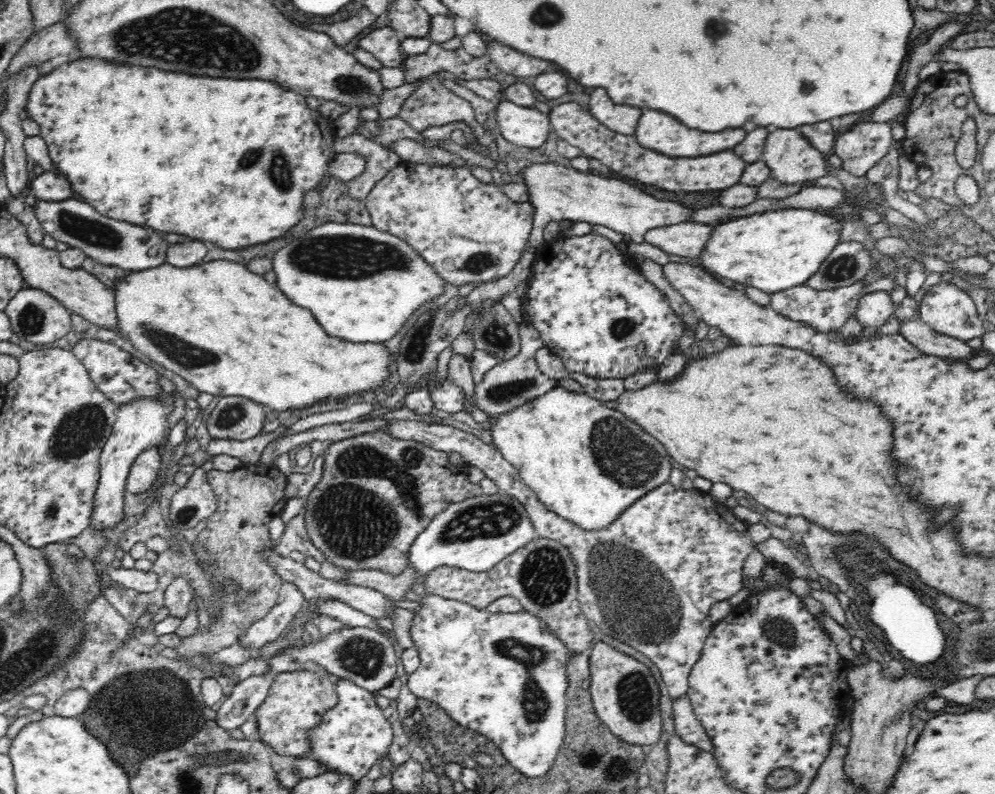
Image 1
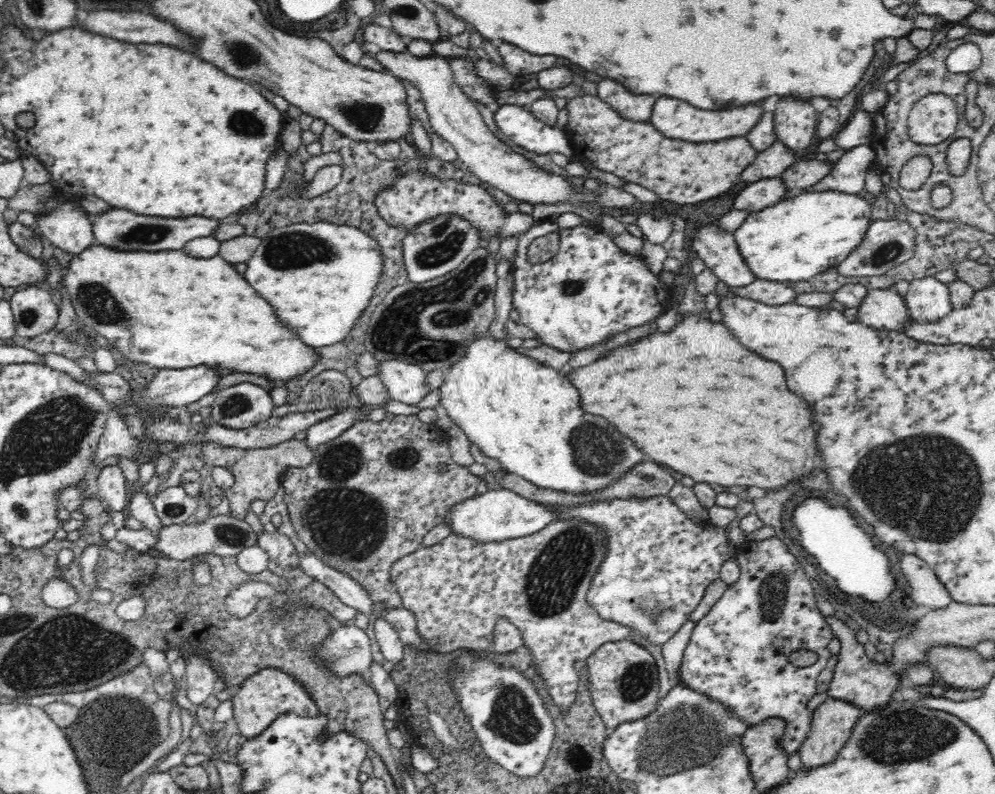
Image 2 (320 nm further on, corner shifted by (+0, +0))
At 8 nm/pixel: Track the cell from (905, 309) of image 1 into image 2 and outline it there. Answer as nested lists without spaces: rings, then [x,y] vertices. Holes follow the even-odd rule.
[[[893,287],[868,289],[868,296],[857,308],[855,320],[878,330],[906,332],[910,322],[906,301]]]

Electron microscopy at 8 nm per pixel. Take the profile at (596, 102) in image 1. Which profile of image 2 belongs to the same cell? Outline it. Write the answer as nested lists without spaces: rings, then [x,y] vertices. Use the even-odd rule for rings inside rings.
[[[612,80],[597,85],[597,97],[630,122],[649,122],[654,104],[652,96],[634,96]]]

